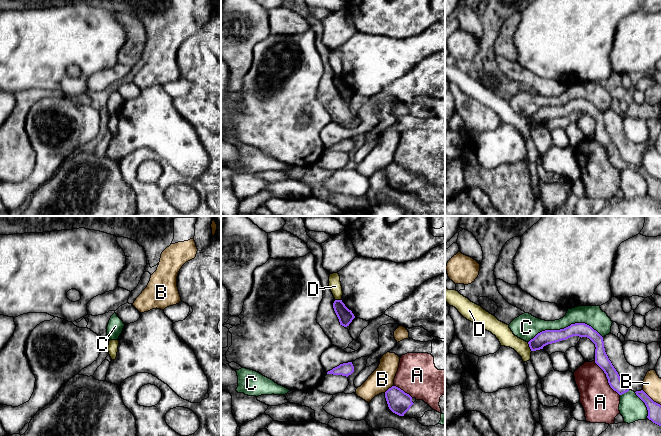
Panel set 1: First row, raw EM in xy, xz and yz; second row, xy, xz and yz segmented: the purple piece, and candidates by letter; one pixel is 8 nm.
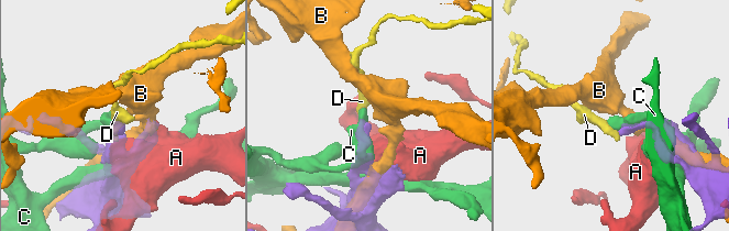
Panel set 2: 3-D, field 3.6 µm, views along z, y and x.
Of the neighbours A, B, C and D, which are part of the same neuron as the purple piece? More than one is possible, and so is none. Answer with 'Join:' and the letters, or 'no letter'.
Join: no letter

